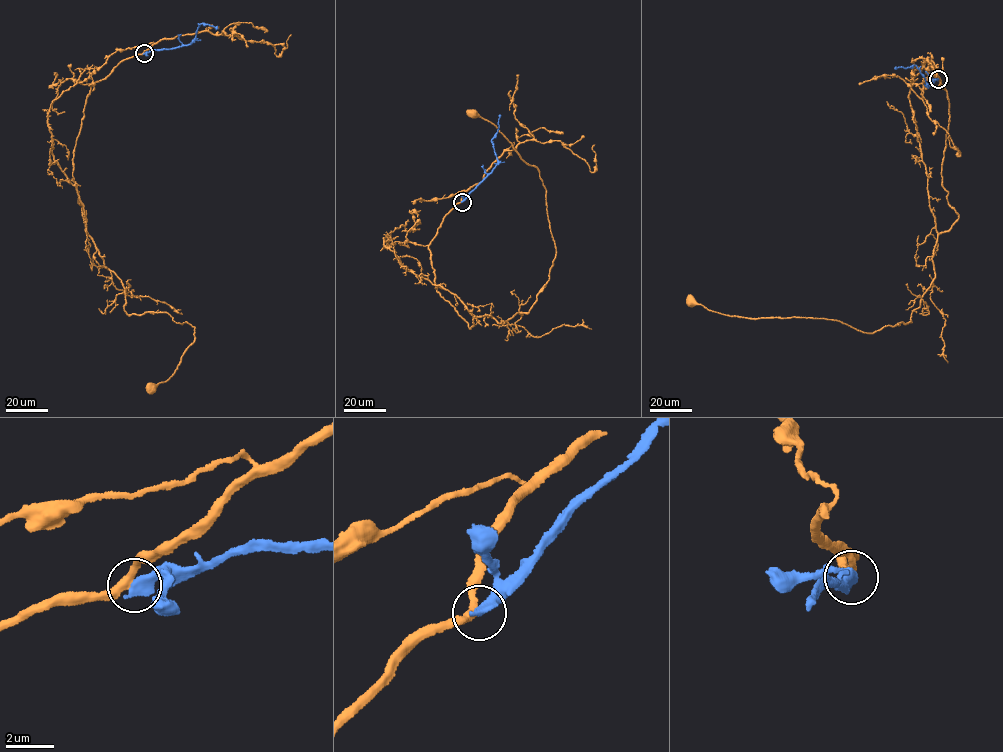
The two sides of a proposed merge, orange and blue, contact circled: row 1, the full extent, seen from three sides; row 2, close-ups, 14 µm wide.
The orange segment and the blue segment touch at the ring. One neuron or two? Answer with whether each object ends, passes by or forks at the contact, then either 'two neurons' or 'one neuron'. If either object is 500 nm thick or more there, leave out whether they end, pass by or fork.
orange passes by | blue ends | two neurons

